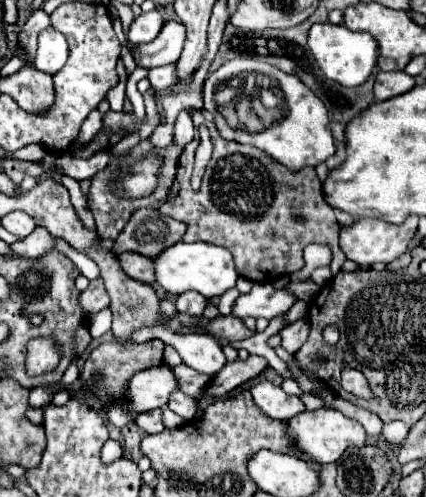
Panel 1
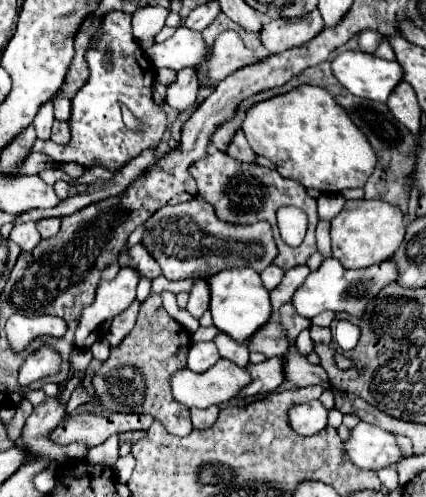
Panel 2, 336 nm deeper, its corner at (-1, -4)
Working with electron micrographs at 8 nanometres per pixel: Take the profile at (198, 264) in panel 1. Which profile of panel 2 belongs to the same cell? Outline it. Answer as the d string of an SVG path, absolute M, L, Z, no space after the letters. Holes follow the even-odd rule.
M231 268L209 278L211 288L211 314L215 328L233 340L245 344L257 330L261 330L271 318L269 290L263 286L257 272L251 268Z

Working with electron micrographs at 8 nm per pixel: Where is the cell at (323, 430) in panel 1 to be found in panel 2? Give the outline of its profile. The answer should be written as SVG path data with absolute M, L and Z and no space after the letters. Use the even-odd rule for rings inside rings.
M359 422L351 430L351 438L345 442L345 452L351 462L367 470L381 470L403 458L393 434L365 422Z

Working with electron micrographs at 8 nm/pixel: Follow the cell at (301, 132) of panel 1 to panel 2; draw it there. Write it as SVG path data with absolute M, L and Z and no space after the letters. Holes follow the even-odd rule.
M303 84L287 94L259 102L247 112L243 132L251 148L269 158L281 176L325 194L363 188L377 164L377 156L363 132L337 100L319 86Z

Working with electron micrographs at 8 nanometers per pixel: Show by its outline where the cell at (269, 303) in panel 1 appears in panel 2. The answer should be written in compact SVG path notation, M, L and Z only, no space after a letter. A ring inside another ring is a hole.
M327 258L319 270L311 272L307 276L307 280L303 282L303 286L293 294L293 306L295 310L305 316L305 318L313 318L317 314L321 314L323 310L333 310L333 312L347 312L355 318L363 318L367 314L367 304L371 300L377 298L377 294L391 282L395 282L399 276L399 268L395 264L393 258L381 262L381 264L373 264L361 270L345 270L339 260L335 258Z

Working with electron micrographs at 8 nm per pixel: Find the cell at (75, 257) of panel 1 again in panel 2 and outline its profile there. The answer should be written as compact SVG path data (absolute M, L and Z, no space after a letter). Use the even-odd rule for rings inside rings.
M121 266L119 274L111 280L104 281L99 284L97 288L97 294L95 294L95 300L93 304L85 306L81 310L81 318L79 318L79 324L77 324L77 330L75 330L75 338L73 338L73 344L75 348L89 348L95 340L97 340L97 334L99 334L99 328L101 326L107 326L117 314L121 314L125 310L125 306L129 306L136 297L136 287L139 283L141 276L131 266Z

